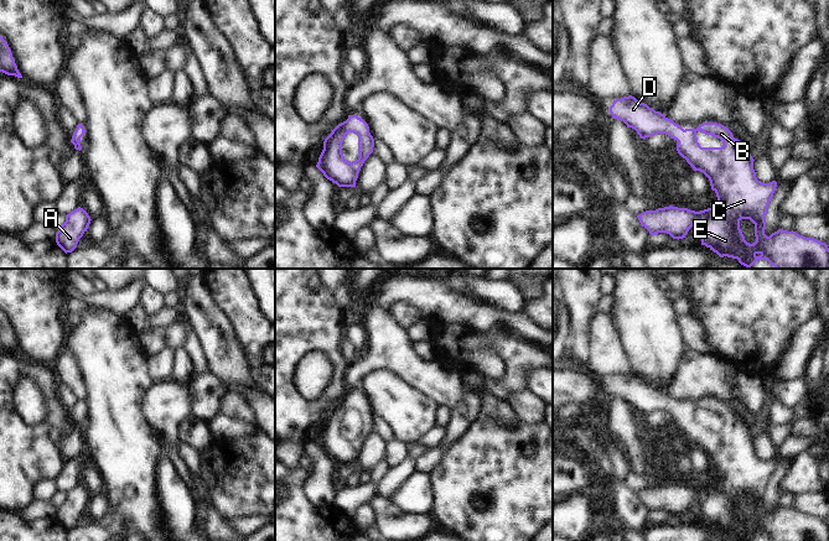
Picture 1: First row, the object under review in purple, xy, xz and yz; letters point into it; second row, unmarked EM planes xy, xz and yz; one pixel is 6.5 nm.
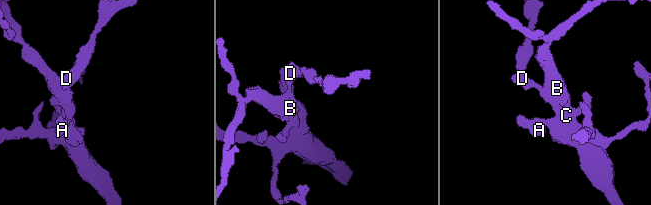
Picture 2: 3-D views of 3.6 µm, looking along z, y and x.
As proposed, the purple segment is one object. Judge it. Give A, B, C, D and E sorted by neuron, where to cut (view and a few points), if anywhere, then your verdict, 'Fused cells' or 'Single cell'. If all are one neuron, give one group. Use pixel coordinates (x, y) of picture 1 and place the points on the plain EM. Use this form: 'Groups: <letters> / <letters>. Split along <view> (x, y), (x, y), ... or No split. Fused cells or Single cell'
Groups: A B C D E. No split. Single cell.

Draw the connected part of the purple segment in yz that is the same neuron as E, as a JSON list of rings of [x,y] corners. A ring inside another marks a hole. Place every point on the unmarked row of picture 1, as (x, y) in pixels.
[[[632,373],[613,378],[610,390],[612,395],[623,399],[627,405],[634,406],[641,416],[665,411],[677,417],[678,431],[686,437],[694,448],[700,448],[709,456],[711,467],[716,470],[717,482],[700,489],[669,483],[638,491],[641,503],[651,513],[667,510],[679,517],[685,515],[691,504],[699,504],[701,506],[701,522],[720,535],[737,536],[740,541],[755,541],[758,537],[767,537],[770,541],[829,541],[829,525],[825,520],[805,515],[793,508],[778,506],[770,514],[765,511],[765,493],[777,459],[762,461],[757,457],[753,447],[755,437],[726,404],[717,400],[703,400],[696,406],[684,407],[664,391],[656,389]],[[698,409],[720,416],[724,422],[721,425],[701,425],[696,415]],[[741,496],[750,496],[755,501],[756,519],[753,521],[745,517],[740,506]]]

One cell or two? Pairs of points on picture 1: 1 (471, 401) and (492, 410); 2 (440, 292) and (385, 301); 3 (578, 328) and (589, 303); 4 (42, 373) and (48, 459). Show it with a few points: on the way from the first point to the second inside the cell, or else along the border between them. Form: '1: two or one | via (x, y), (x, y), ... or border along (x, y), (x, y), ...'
1: two | border along (465, 385), (477, 398), (480, 415)
2: one | via (426, 292), (399, 292)
3: one | via (580, 322), (583, 310)
4: one | via (50, 394), (51, 421), (43, 428), (43, 438)

